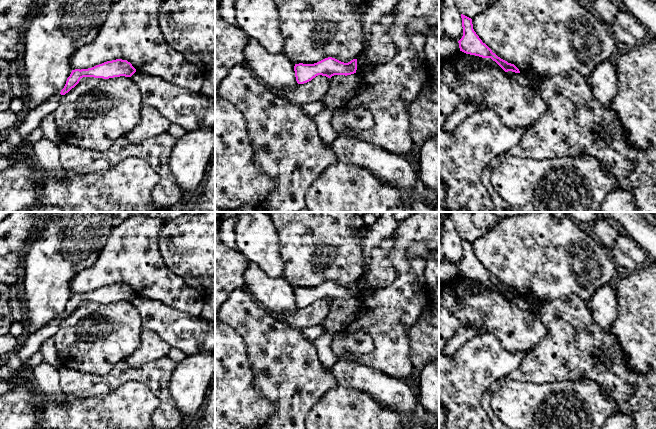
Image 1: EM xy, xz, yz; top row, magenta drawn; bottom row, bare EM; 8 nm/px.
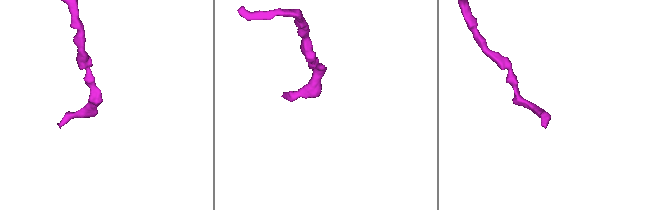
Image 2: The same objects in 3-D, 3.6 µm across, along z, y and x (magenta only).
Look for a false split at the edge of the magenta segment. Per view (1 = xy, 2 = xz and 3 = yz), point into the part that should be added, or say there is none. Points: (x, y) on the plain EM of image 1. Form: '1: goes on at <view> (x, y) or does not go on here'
1: goes on at xy (31, 344)
2: does not go on here
3: does not go on here

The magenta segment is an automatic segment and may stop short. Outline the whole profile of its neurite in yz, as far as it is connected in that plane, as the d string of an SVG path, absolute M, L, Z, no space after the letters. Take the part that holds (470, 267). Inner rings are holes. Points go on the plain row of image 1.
M461 238L462 242L462 251L463 251L463 260L458 265L460 275L479 280L482 282L491 282L495 285L505 296L512 295L515 297L520 297L519 293L511 287L501 283L492 274L482 266L479 260L473 253L472 243Z

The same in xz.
M328 281L314 288L295 288L294 295L298 308L311 305L318 299L331 302L334 299L351 299L356 297L357 283L348 287L341 286L335 282Z

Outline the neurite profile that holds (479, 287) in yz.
M477 280L472 288L466 287L464 289L466 294L480 294L480 293L491 293L491 292L501 292L495 285L491 282L482 282Z

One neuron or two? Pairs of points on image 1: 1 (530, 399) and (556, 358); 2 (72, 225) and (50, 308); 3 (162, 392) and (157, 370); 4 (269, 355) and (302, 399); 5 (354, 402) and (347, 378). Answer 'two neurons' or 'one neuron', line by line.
1: two neurons
2: one neuron
3: one neuron
4: one neuron
5: two neurons

